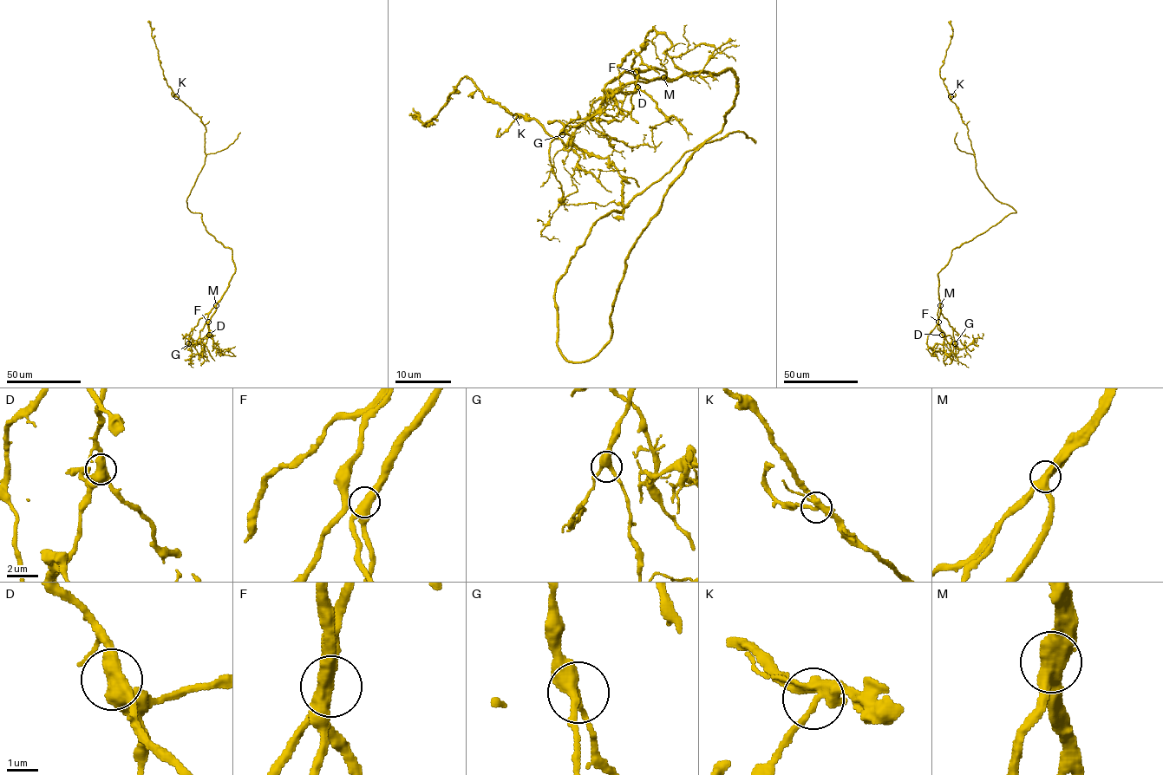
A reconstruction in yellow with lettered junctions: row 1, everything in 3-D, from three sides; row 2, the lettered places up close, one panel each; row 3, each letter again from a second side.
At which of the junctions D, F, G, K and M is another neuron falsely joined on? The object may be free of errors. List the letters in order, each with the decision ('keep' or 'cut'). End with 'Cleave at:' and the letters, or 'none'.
D: cut
F: keep
G: keep
K: keep
M: keep
Cleave at: D

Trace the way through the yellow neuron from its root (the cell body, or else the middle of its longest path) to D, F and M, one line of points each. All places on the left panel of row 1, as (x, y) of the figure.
D: (197, 212), (201, 214), (205, 230), (231, 250), (235, 268), (229, 286), (208, 322), (208, 335)
F: (197, 212), (201, 214), (205, 230), (231, 250), (235, 268), (229, 286), (208, 322)
M: (197, 212), (201, 214), (205, 230), (231, 250), (235, 272), (216, 305)

